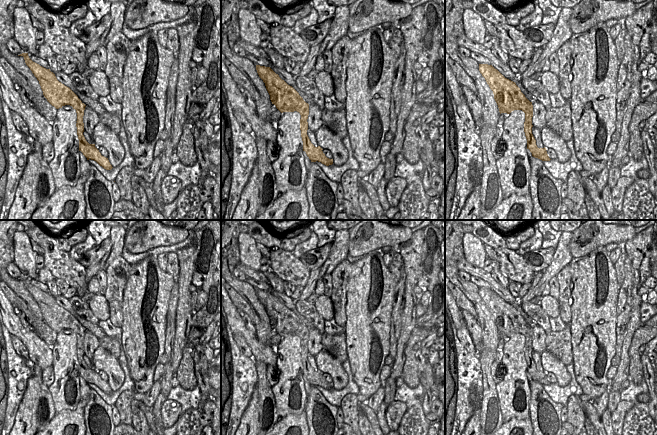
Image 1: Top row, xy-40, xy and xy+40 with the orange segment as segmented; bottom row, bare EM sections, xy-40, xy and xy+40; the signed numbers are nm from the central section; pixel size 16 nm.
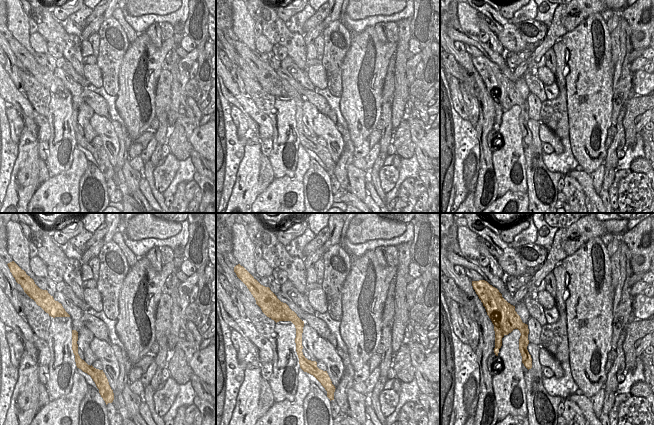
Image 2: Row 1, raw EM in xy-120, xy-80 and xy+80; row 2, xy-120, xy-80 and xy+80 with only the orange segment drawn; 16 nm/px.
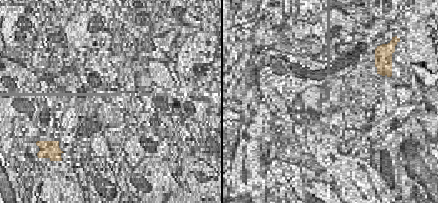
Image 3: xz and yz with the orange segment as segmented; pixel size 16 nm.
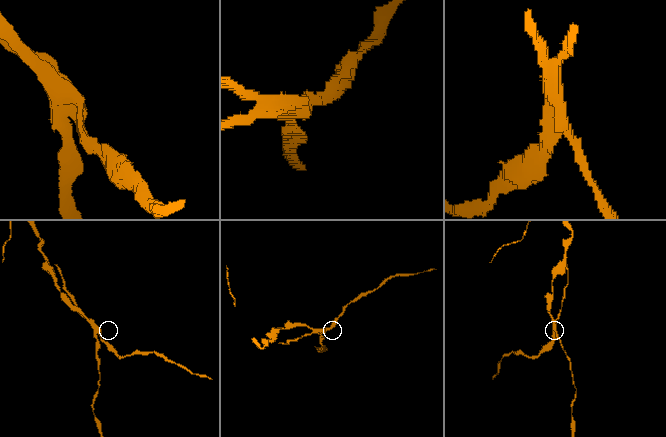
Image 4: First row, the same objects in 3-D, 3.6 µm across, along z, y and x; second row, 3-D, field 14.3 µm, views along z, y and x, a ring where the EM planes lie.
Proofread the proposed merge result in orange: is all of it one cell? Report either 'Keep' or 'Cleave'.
Cleave.

